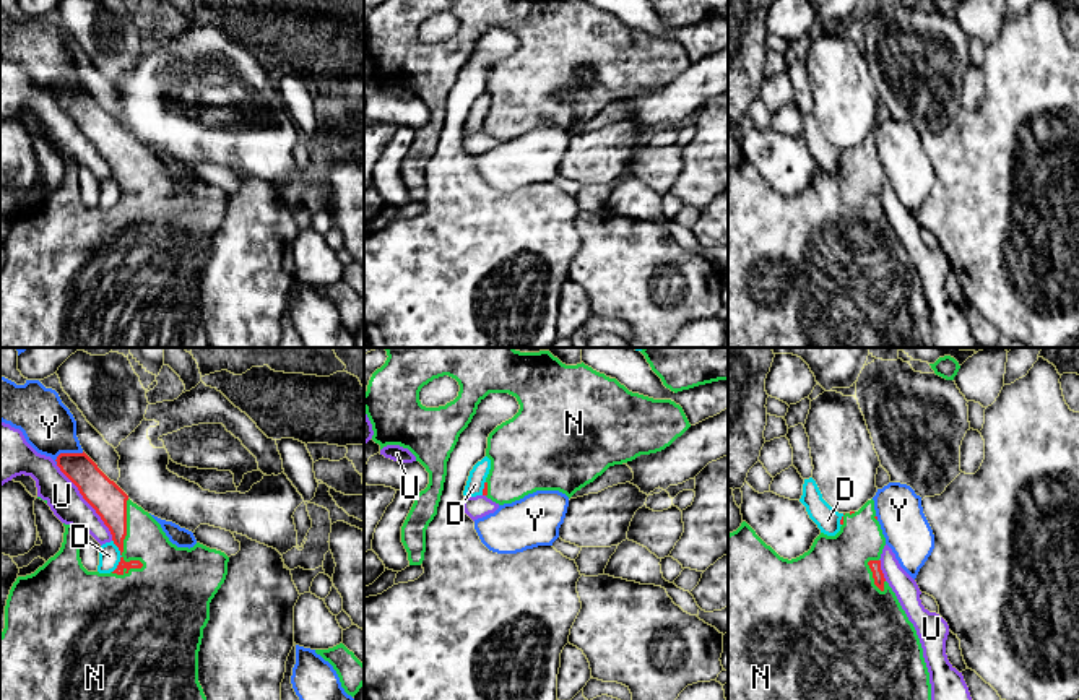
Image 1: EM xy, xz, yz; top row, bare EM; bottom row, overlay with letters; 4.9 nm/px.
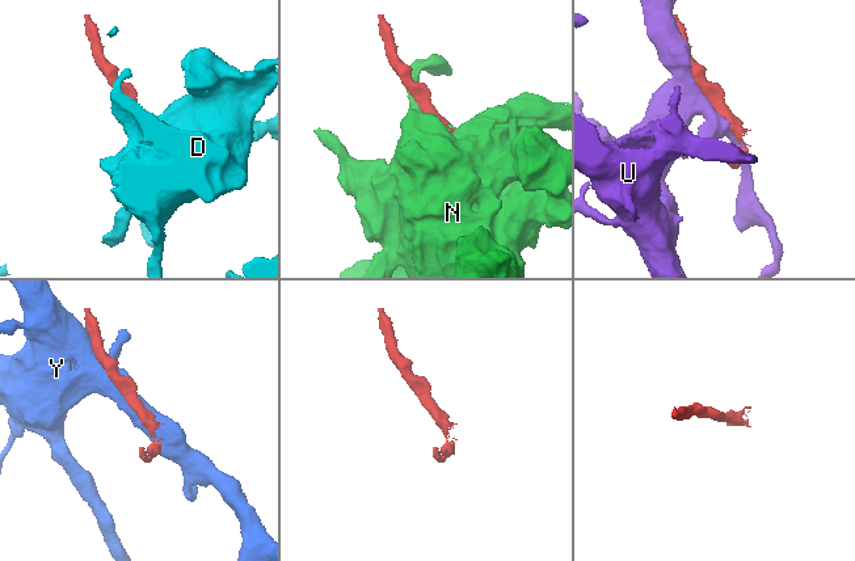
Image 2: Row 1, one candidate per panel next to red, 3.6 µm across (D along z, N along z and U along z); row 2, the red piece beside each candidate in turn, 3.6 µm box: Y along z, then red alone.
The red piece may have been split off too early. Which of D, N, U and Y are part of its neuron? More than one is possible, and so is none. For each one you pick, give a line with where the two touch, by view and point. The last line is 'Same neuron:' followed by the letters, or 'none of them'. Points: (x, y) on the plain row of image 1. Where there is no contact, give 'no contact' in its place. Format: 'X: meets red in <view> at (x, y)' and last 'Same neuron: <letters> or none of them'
N: meets red in xy at (122, 187)
Same neuron: N

